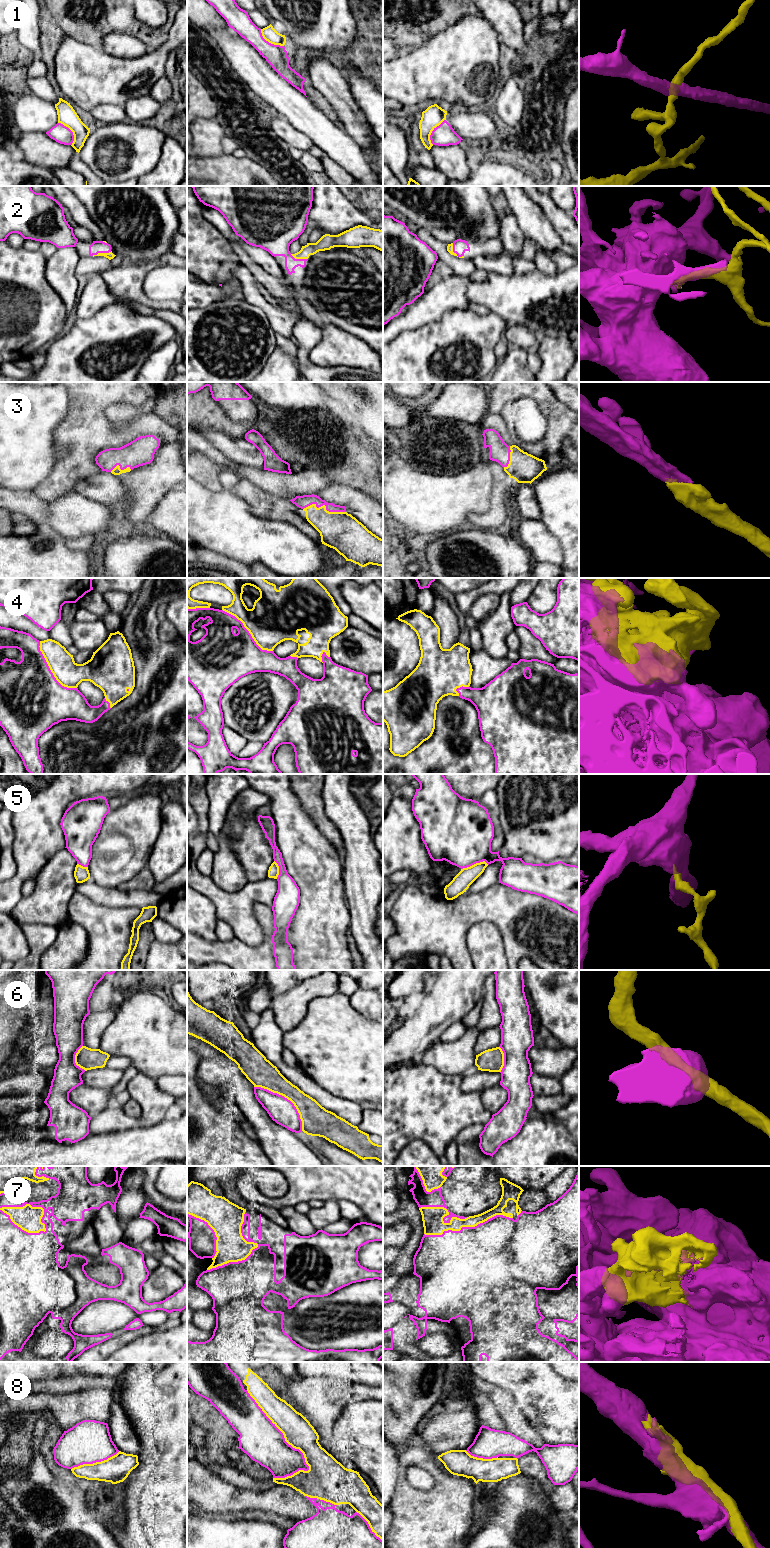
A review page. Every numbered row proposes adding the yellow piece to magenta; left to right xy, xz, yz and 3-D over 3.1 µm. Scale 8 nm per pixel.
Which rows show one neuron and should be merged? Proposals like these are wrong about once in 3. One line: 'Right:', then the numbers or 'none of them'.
Right: 2, 3, 4, 7

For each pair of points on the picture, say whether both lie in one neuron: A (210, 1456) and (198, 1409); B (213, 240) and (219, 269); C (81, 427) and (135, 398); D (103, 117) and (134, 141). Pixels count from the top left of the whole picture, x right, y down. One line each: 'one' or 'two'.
A: one
B: one
C: one
D: two

